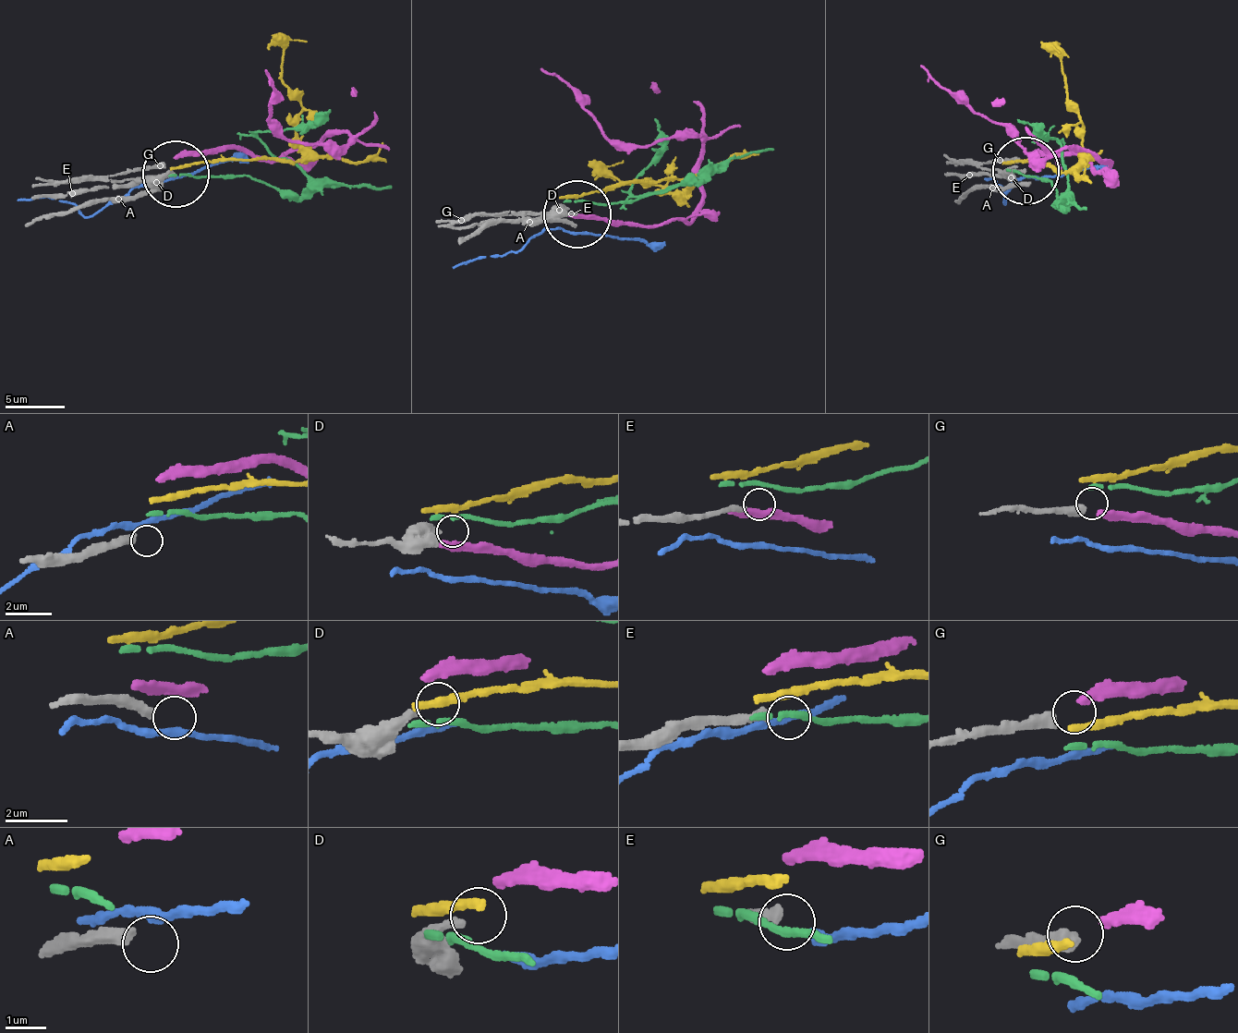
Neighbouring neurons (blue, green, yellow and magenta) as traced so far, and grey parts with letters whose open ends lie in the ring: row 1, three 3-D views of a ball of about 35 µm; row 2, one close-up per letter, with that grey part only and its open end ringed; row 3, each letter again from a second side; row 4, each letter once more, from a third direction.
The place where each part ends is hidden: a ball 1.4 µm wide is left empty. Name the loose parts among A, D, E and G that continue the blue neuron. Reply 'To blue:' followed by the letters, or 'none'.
To blue: none

